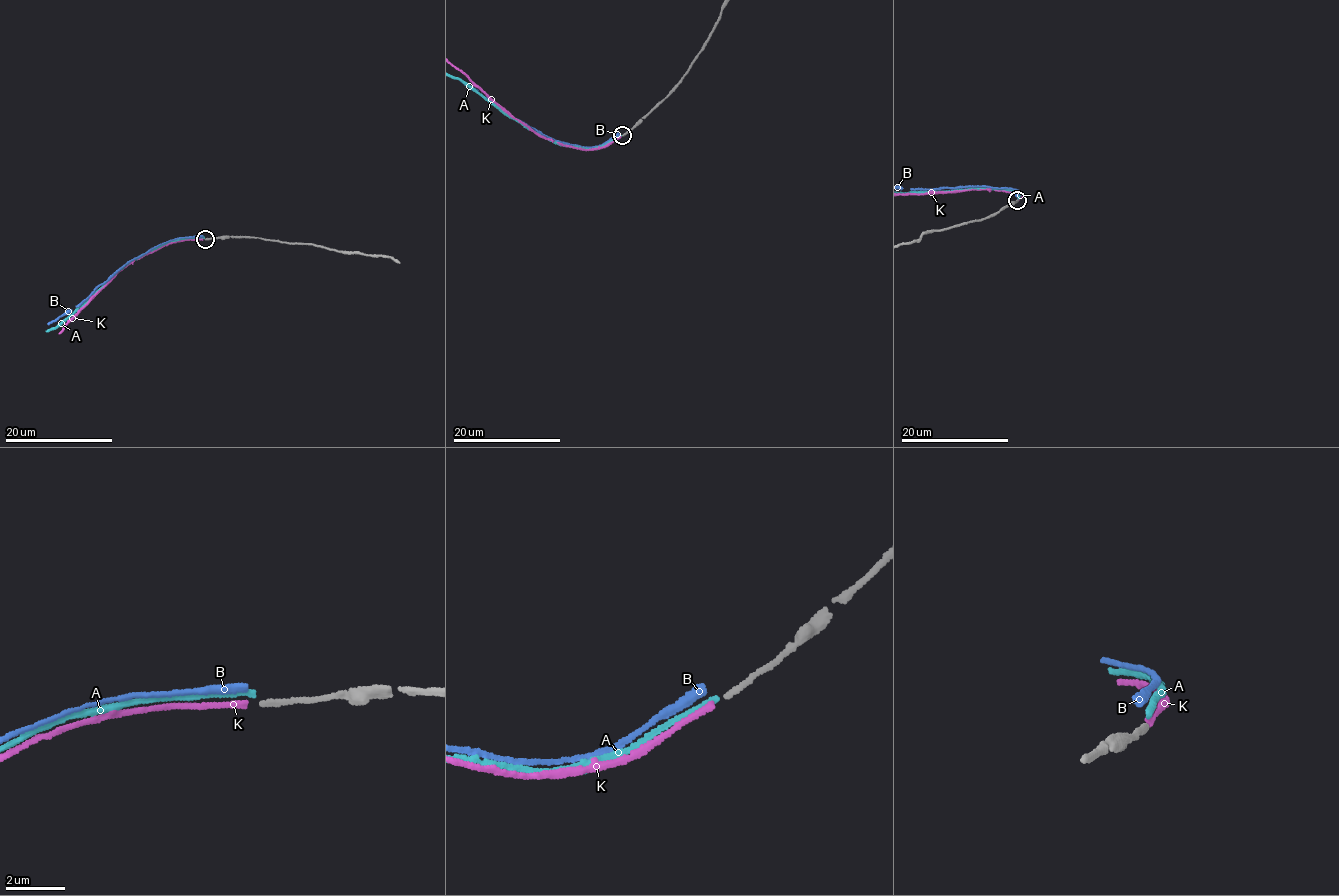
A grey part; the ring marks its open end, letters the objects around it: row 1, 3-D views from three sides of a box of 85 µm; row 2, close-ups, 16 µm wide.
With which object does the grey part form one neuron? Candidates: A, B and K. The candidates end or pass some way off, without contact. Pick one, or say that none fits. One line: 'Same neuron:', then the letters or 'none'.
Same neuron: K

